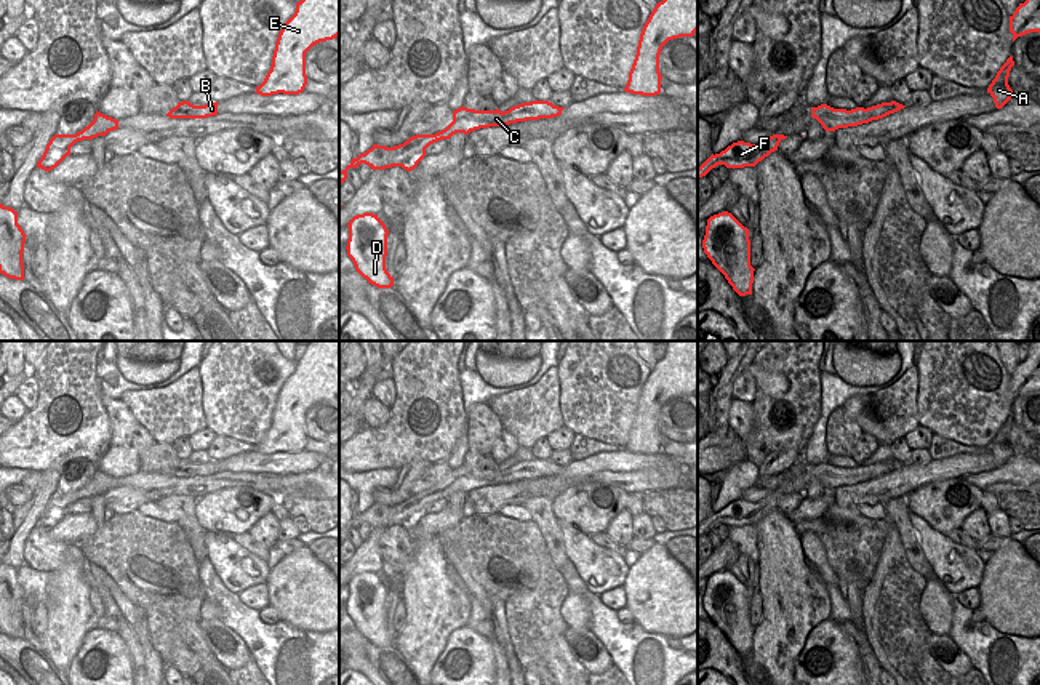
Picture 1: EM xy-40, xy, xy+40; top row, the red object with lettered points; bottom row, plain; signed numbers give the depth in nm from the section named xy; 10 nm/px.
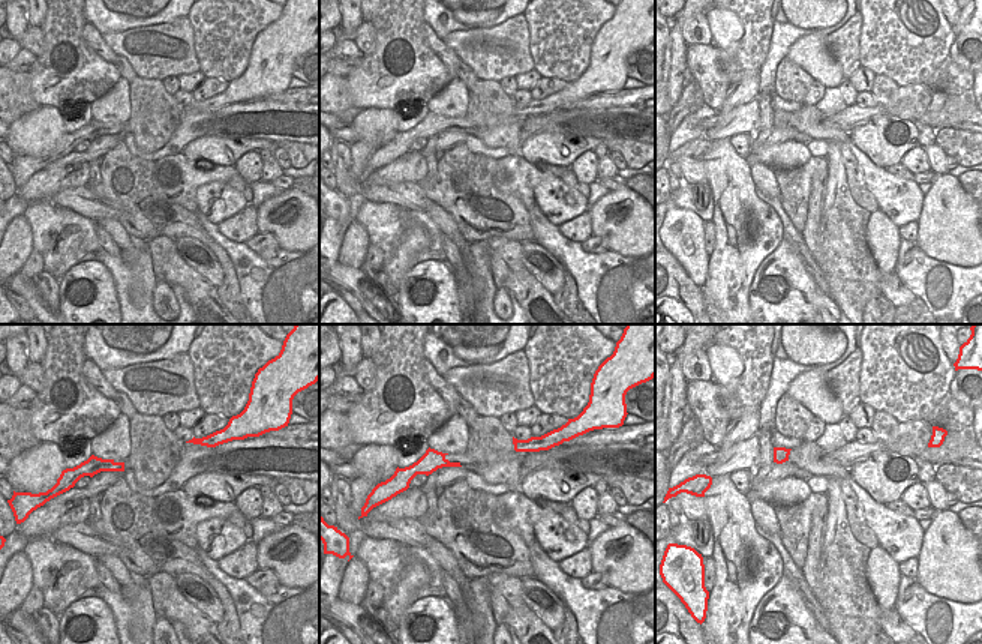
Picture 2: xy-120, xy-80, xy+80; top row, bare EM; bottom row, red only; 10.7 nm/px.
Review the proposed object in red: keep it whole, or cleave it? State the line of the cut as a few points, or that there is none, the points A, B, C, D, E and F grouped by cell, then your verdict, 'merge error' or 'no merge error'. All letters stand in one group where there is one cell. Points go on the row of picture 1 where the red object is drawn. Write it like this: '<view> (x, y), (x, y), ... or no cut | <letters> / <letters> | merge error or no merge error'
xy (466, 111), (474, 120), (487, 120), (490, 125) | A B C E / D F | merge error

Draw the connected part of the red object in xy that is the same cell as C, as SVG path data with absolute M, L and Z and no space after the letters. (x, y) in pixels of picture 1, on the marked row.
M531 101L510 107L509 110L467 110L466 117L472 122L488 120L490 126L510 125L526 120L552 118L562 115L565 107L554 106L549 101Z

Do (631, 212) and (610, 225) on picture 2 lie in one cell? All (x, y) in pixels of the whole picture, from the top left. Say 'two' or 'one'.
one

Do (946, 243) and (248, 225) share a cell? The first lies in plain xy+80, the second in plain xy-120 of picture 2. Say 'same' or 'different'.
different

